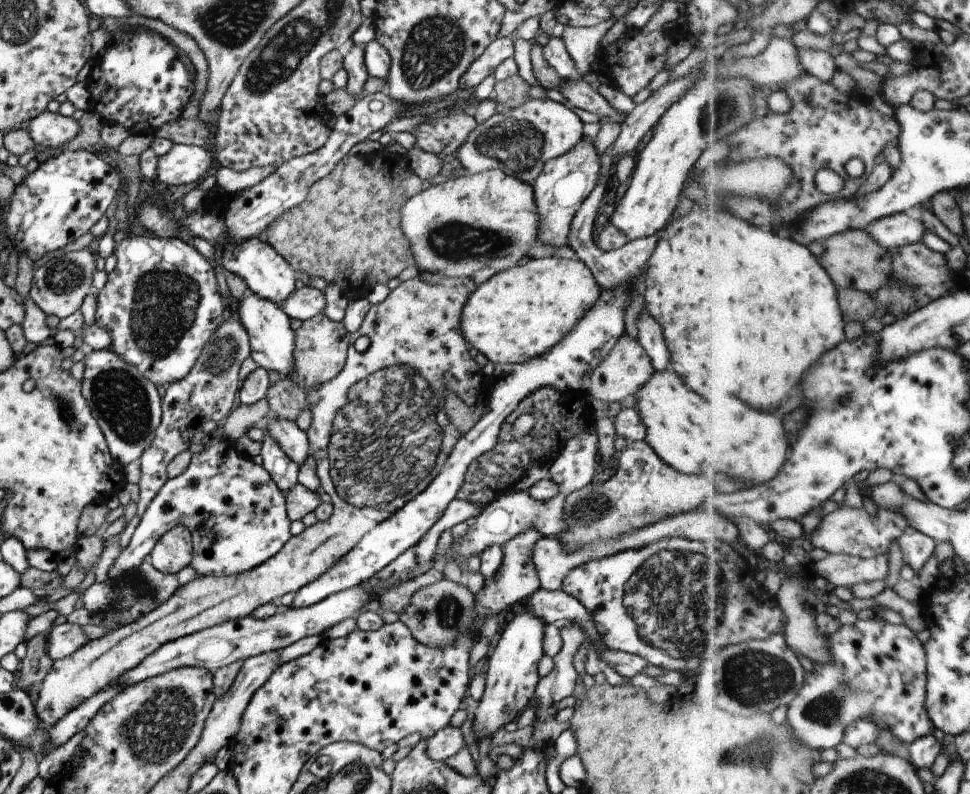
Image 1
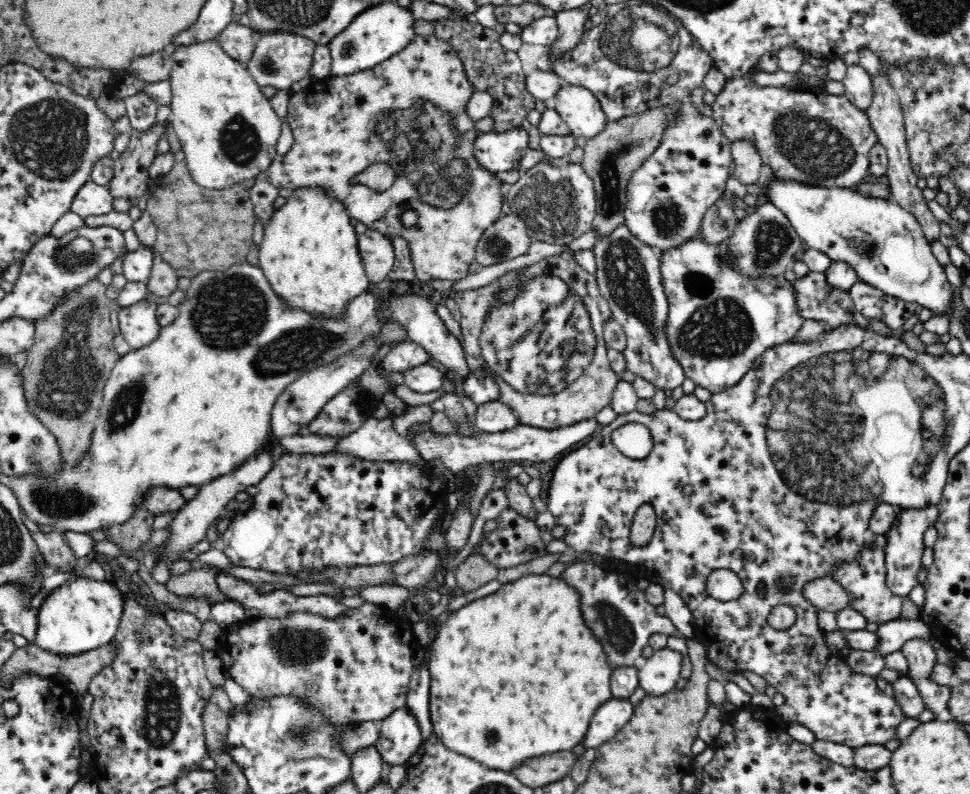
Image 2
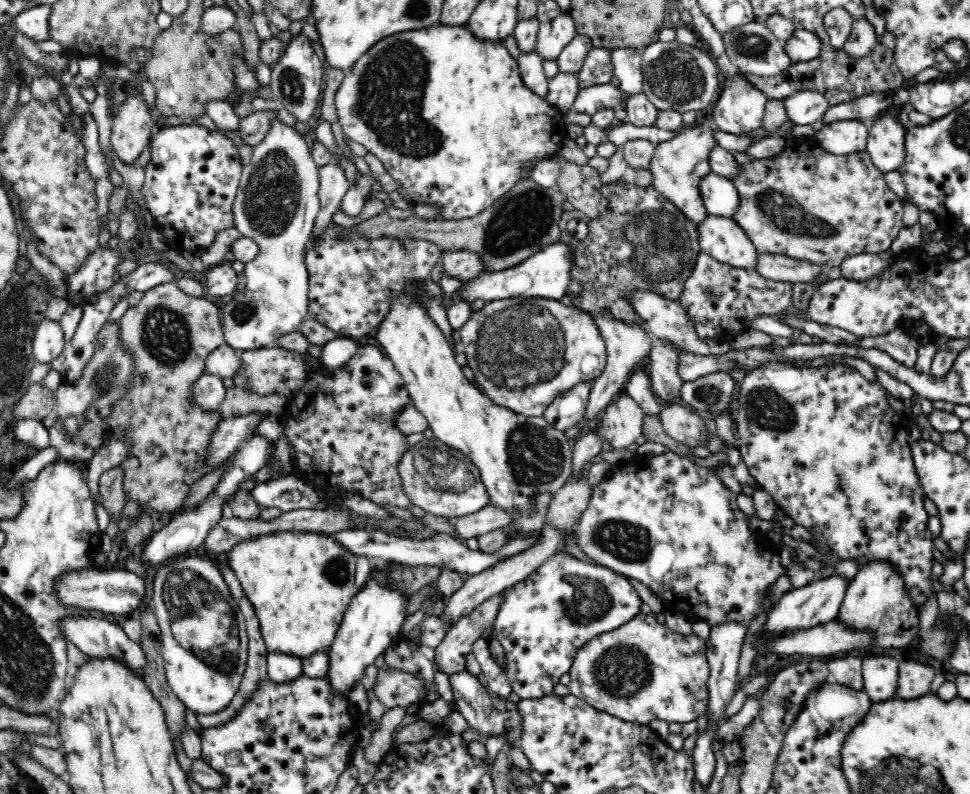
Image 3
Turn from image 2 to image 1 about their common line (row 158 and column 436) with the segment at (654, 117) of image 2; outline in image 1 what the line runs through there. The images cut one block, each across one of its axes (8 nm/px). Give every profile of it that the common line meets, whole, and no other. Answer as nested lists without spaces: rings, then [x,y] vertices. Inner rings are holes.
[[[442,578],[416,590],[409,604],[397,614],[398,620],[409,629],[418,643],[430,647],[444,647],[459,639],[461,633],[470,631],[474,617],[473,605],[474,594],[464,584],[459,585]]]

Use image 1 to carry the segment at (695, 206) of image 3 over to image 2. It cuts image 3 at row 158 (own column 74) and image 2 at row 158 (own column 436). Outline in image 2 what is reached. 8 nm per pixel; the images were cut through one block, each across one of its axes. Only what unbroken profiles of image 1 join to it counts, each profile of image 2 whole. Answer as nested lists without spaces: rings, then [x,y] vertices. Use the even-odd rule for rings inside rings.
[[[435,35],[416,36],[401,52],[392,55],[388,60],[384,60],[384,62],[380,62],[380,64],[372,66],[368,70],[362,70],[346,76],[331,74],[325,79],[312,81],[299,92],[291,93],[288,100],[286,120],[288,126],[290,126],[294,142],[285,154],[277,154],[274,157],[266,171],[266,179],[278,190],[281,188],[292,190],[303,187],[320,187],[320,189],[324,189],[328,194],[333,194],[334,198],[338,198],[340,202],[343,202],[351,218],[364,222],[368,228],[381,232],[389,239],[396,236],[405,238],[409,244],[415,278],[418,283],[429,284],[431,280],[460,280],[465,278],[468,274],[468,266],[475,261],[476,247],[484,231],[501,216],[500,208],[502,208],[502,200],[504,199],[504,194],[500,191],[500,180],[494,176],[494,173],[478,167],[478,161],[472,157],[472,142],[480,134],[474,129],[472,119],[468,119],[466,113],[464,113],[466,102],[468,102],[468,98],[472,93],[474,93],[474,87],[468,83],[462,61],[460,61],[460,57],[452,49],[452,46]],[[391,160],[395,161],[396,180],[388,190],[382,192],[373,191],[368,186],[358,182],[356,176],[359,172],[362,172],[371,164],[378,162],[389,163]],[[404,210],[412,210],[416,214],[415,223],[409,227],[402,223],[401,212]]]

